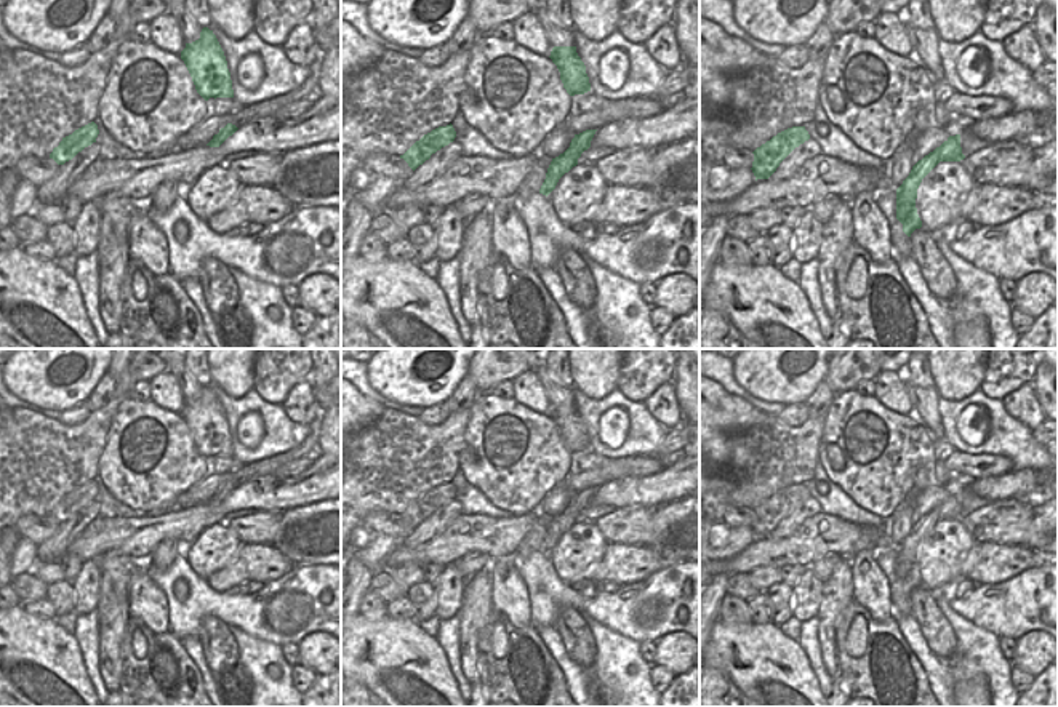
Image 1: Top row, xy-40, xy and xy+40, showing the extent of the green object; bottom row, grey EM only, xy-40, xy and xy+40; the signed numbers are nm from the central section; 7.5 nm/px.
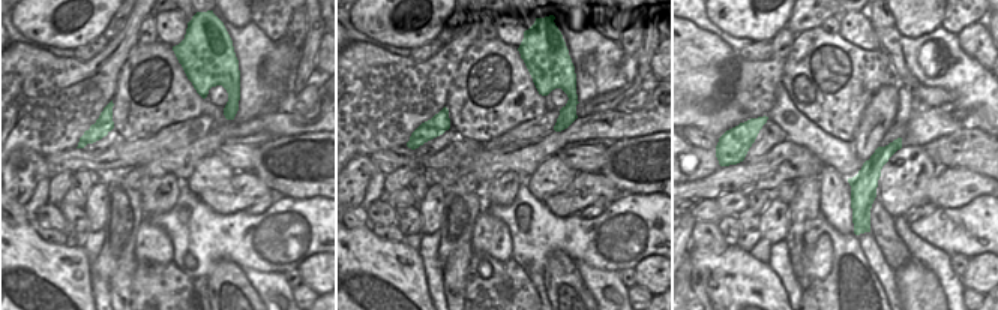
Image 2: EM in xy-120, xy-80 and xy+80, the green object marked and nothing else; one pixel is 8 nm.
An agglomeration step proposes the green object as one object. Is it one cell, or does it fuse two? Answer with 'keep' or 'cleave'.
keep

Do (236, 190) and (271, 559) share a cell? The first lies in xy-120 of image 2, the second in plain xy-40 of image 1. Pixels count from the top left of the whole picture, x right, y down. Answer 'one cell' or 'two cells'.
one cell

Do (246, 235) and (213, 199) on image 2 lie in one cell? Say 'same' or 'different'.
different

